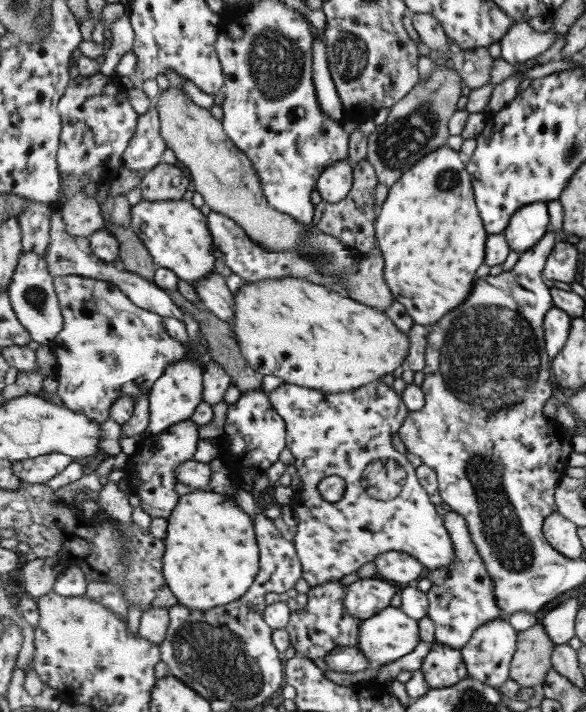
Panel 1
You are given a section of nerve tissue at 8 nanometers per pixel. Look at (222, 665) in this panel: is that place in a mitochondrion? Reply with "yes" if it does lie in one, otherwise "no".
yes

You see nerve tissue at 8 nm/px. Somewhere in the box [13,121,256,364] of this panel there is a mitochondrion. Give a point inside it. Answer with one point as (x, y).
(35, 297)

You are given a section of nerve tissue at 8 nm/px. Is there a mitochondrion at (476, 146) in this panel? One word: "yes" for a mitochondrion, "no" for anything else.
no

